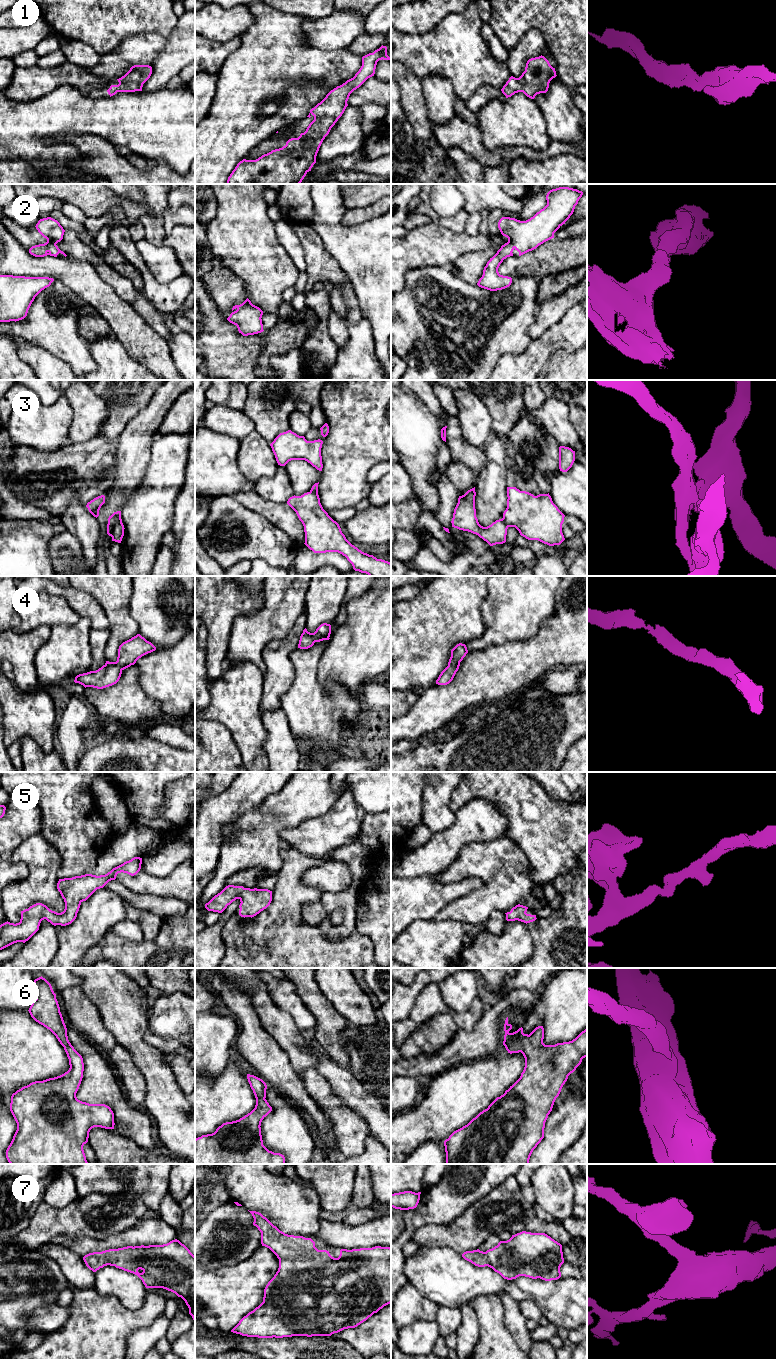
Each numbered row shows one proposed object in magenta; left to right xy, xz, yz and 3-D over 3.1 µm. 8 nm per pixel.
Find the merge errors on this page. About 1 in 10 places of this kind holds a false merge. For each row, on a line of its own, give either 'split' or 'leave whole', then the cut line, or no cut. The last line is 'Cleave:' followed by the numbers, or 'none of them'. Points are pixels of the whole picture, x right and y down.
1: leave whole; cut none
2: leave whole; cut none
3: split; cut xy (121, 521), (114, 526), (111, 536)
4: leave whole; cut none
5: leave whole; cut none
6: leave whole; cut none
7: leave whole; cut none
Cleave: 3

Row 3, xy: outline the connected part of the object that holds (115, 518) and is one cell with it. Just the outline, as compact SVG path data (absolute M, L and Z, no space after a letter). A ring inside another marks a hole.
M121 511L114 512L111 516L109 516L107 524L107 534L109 536L112 537L114 526L119 522L122 522Z

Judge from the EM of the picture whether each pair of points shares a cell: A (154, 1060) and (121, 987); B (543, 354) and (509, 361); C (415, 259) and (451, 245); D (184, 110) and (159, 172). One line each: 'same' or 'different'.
A: same
B: same
C: same
D: different

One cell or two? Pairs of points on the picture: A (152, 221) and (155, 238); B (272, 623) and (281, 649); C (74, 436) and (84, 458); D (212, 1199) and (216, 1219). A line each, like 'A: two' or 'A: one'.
A: one
B: two
C: two
D: two

